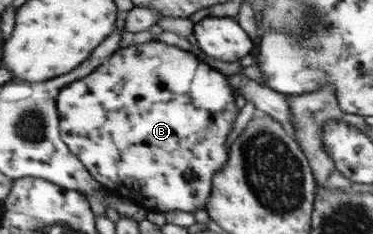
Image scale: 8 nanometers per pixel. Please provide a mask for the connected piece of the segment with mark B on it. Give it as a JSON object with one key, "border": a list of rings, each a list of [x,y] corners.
{"border":[[[153,39],[144,44],[118,49],[111,56],[111,59],[98,66],[89,76],[81,80],[75,80],[61,90],[57,97],[57,104],[60,111],[62,139],[80,157],[81,162],[105,186],[108,192],[115,193],[138,205],[147,206],[149,210],[161,213],[169,212],[169,210],[182,210],[194,214],[200,208],[207,209],[208,200],[213,193],[214,176],[224,169],[229,160],[230,145],[227,144],[227,138],[233,132],[233,128],[237,124],[237,118],[239,118],[239,108],[235,104],[234,88],[227,75],[222,74],[206,61],[201,60],[193,52],[187,52],[187,50],[181,50],[179,46],[171,46],[171,44]]]}

